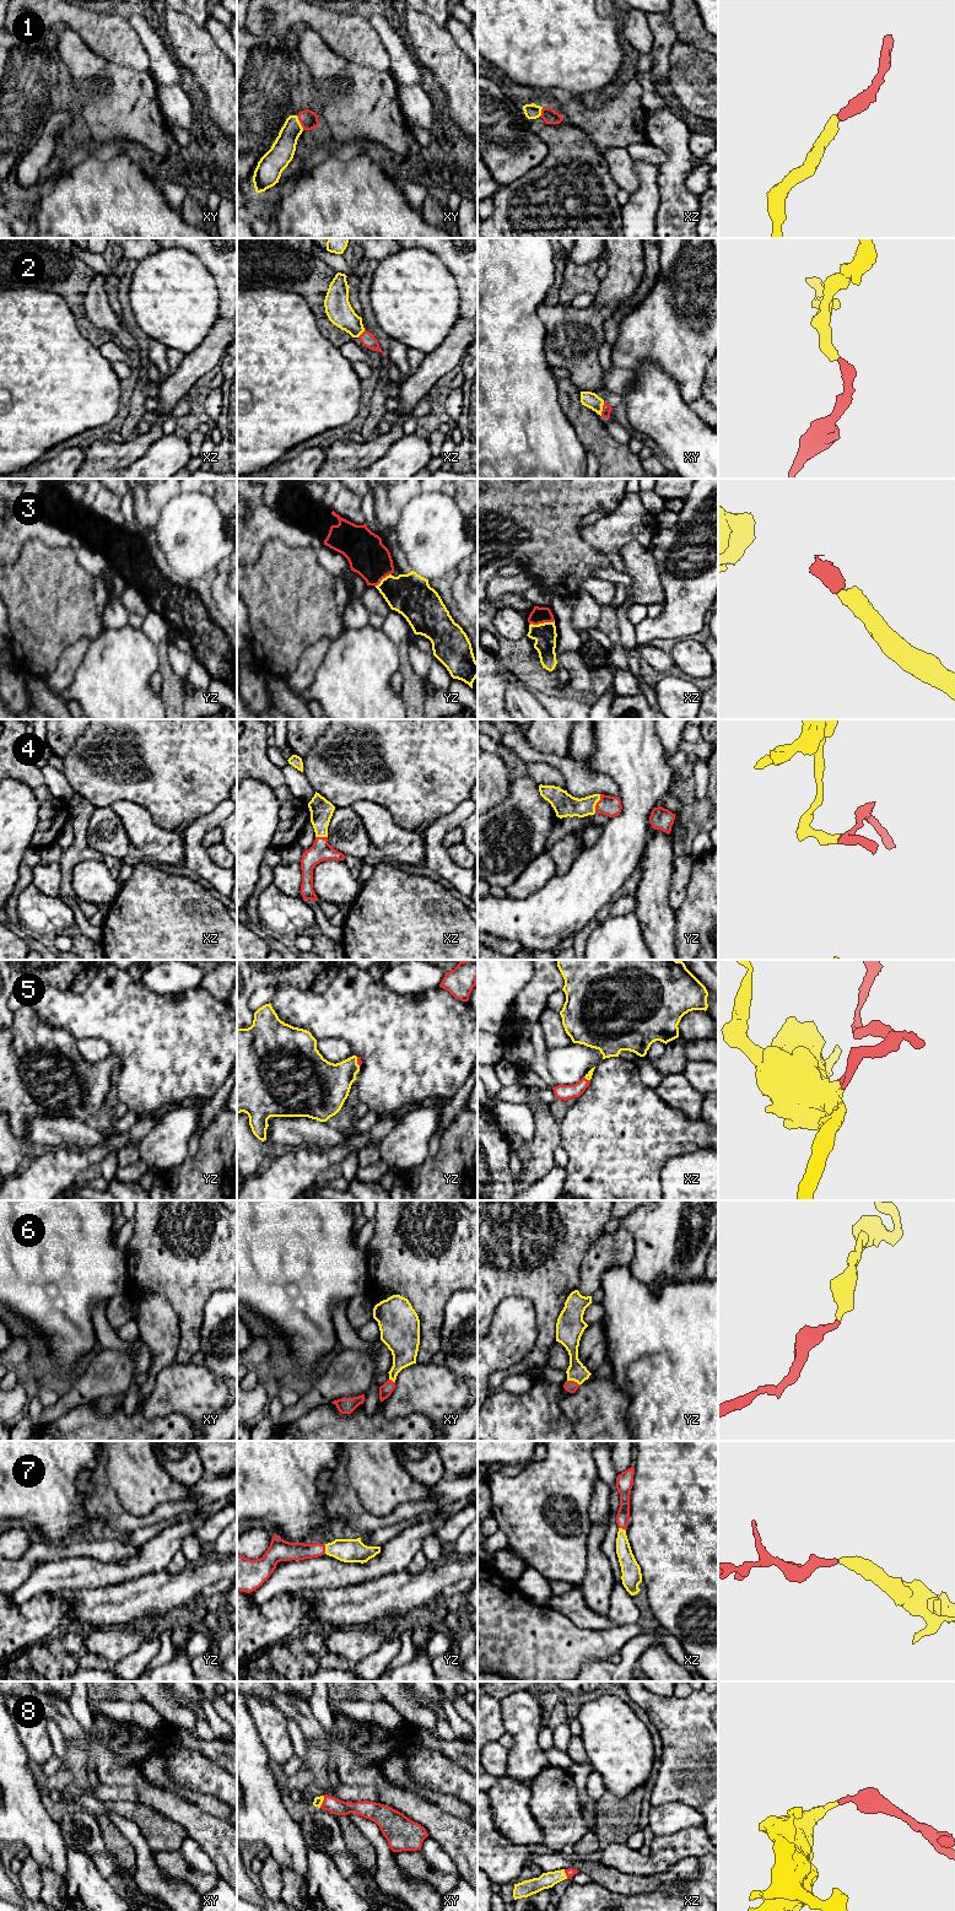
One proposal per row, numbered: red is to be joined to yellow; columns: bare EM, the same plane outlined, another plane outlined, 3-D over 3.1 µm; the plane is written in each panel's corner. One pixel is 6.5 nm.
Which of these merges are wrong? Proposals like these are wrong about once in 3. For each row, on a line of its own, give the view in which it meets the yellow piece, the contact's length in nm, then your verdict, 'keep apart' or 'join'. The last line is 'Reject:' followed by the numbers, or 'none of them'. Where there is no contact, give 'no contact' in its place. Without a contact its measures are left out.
1: contact in xy; length 110 nm; join
2: contact in xy; length 90 nm; join
3: contact in xz; length 160 nm; join
4: contact in yz; length 130 nm; join
5: contact in yz; length 70 nm; join
6: contact in yz; length 90 nm; join
7: contact in yz; length 60 nm; join
8: contact in xy; length 90 nm; join
Reject: none of them

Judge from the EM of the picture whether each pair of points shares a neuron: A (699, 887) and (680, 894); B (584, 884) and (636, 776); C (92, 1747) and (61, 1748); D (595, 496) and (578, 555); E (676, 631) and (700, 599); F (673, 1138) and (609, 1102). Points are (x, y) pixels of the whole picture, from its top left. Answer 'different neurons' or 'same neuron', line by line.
A: different neurons
B: same neuron
C: different neurons
D: same neuron
E: same neuron
F: same neuron

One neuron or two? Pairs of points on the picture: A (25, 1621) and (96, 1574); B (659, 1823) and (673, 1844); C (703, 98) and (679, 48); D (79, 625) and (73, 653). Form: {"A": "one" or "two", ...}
{"A": "two", "B": "two", "C": "one", "D": "two"}

